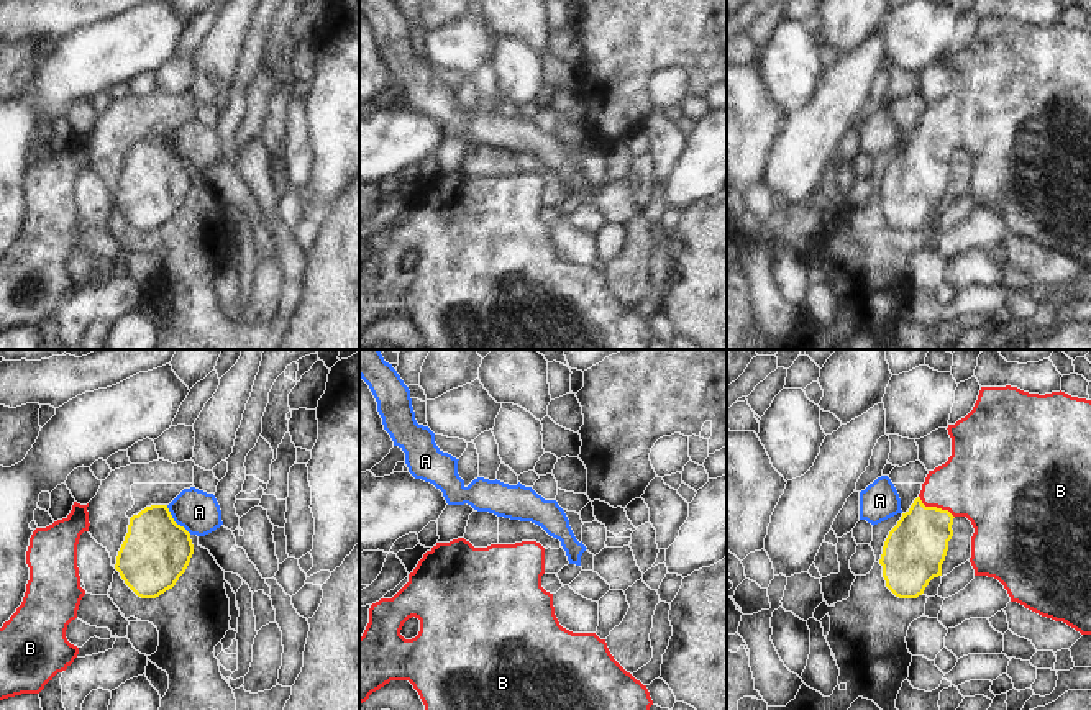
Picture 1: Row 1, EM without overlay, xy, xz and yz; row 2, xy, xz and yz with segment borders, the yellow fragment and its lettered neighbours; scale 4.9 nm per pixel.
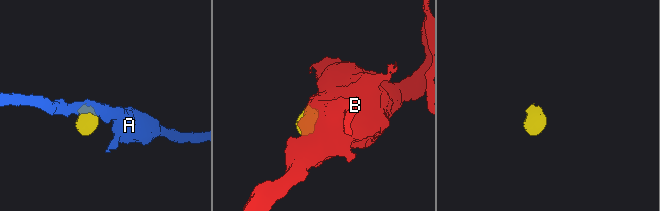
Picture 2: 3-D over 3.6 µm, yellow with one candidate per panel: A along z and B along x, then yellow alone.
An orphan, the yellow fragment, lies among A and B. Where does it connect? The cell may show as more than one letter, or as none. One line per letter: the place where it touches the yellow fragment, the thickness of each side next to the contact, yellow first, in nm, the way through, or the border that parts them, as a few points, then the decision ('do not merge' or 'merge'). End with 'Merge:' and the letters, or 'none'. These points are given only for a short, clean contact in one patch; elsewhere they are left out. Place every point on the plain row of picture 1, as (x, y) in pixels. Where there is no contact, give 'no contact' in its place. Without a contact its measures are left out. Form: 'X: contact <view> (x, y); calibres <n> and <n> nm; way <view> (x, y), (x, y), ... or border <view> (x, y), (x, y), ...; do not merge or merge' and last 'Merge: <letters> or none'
A: contact xy (174, 154); calibres 340 and 200 nm; border xy (166, 138), (171, 150), (191, 166); do not merge
B: contact yz (935, 140); calibres 300 and 360 nm; way yz (914, 182), (935, 140), (954, 122), (978, 113); merge
Merge: B

